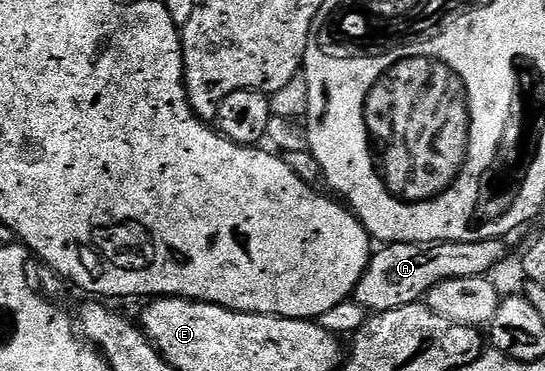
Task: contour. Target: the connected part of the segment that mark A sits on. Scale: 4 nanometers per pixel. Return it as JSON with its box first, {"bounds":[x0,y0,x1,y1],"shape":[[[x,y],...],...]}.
{"bounds":[352,237,506,313],"shape":[[[479,237],[476,241],[463,243],[388,243],[379,246],[371,254],[364,277],[356,285],[352,298],[370,313],[412,305],[425,300],[432,285],[440,285],[440,281],[489,276],[490,270],[506,255],[506,247],[502,243],[505,242],[501,238]]]}

